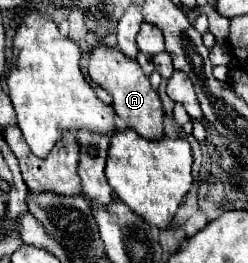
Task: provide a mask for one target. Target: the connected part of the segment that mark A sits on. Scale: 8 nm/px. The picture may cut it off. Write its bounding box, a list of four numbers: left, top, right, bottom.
[88,44,164,140]

